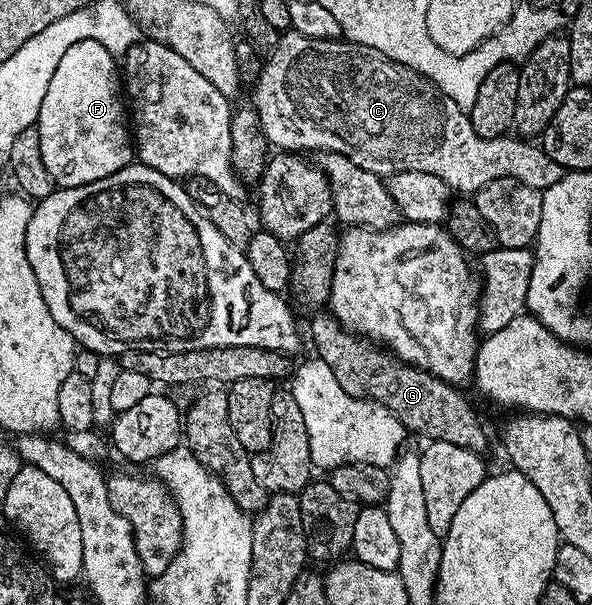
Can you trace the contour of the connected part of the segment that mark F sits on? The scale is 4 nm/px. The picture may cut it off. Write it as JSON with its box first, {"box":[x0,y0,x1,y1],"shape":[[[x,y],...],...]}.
{"box":[38,39,134,187],"shape":[[[98,39],[76,42],[60,57],[38,114],[44,165],[58,187],[102,180],[134,161],[134,141],[122,111],[124,97],[117,58]]]}

